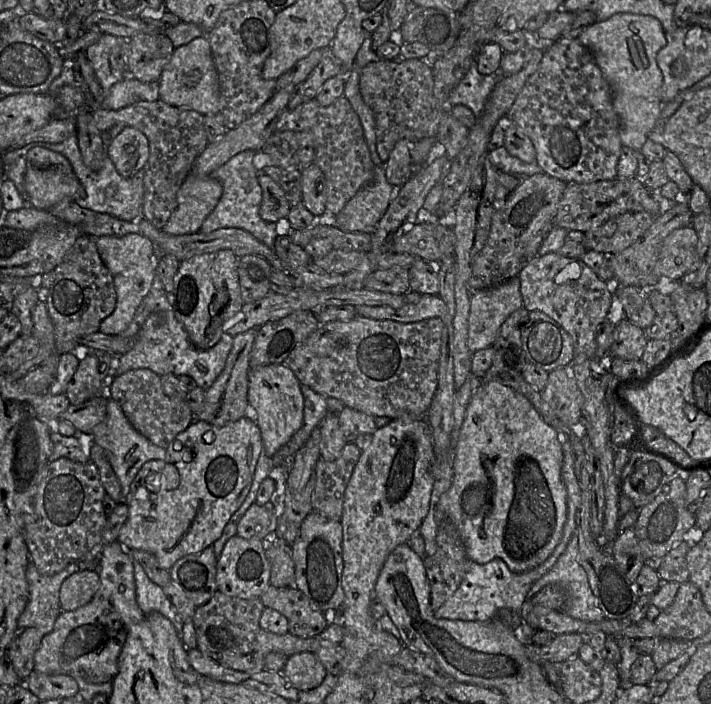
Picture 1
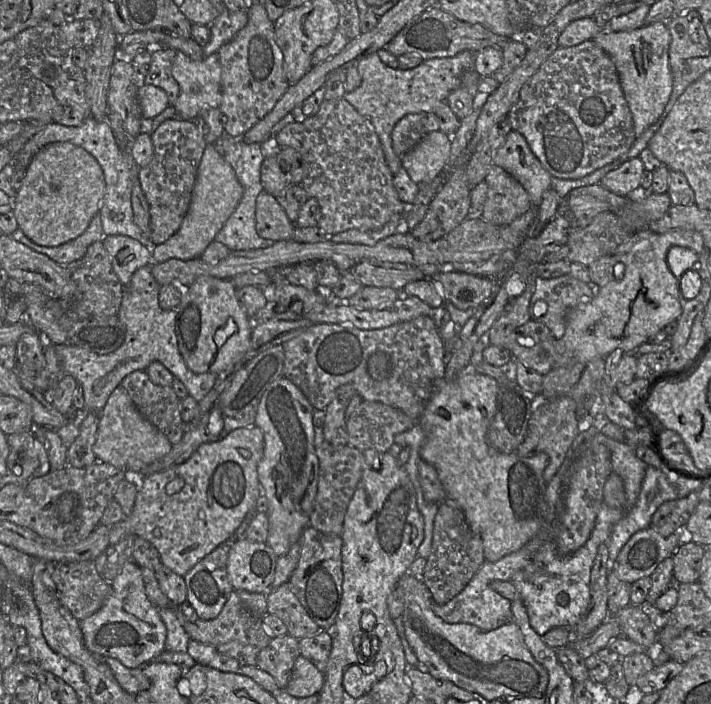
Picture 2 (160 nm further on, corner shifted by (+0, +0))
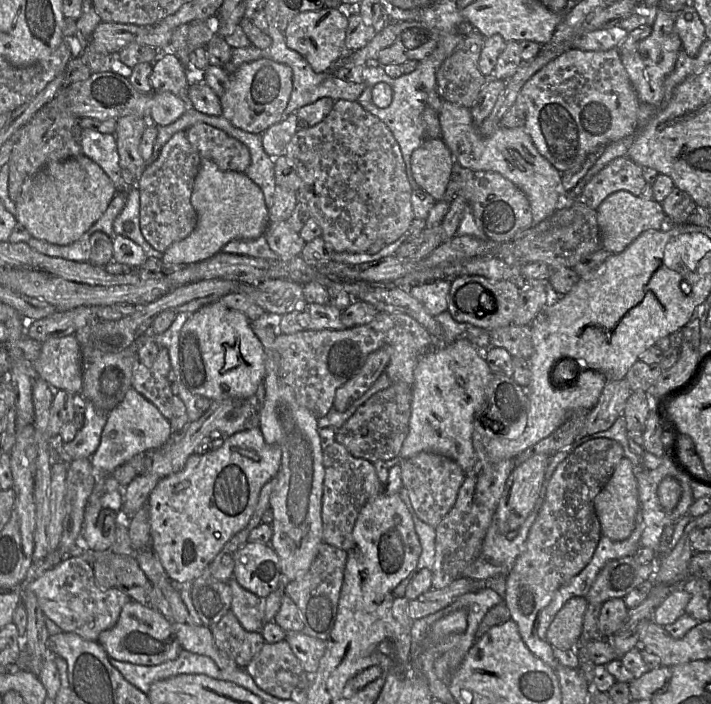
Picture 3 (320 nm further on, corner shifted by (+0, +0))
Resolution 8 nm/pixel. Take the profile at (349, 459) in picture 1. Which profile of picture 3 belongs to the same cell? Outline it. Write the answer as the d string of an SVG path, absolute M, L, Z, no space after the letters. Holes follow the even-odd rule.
M336 441L322 450L322 464L324 467L321 508L323 542L349 551L353 546L353 527L361 508L368 500L383 491L383 484L376 475L373 463L352 456Z

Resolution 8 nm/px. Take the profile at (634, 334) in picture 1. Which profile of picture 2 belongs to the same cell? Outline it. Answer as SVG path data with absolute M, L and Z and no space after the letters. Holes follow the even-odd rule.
M615 349L605 358L604 385L615 389L619 384L628 384L636 377L637 355Z

